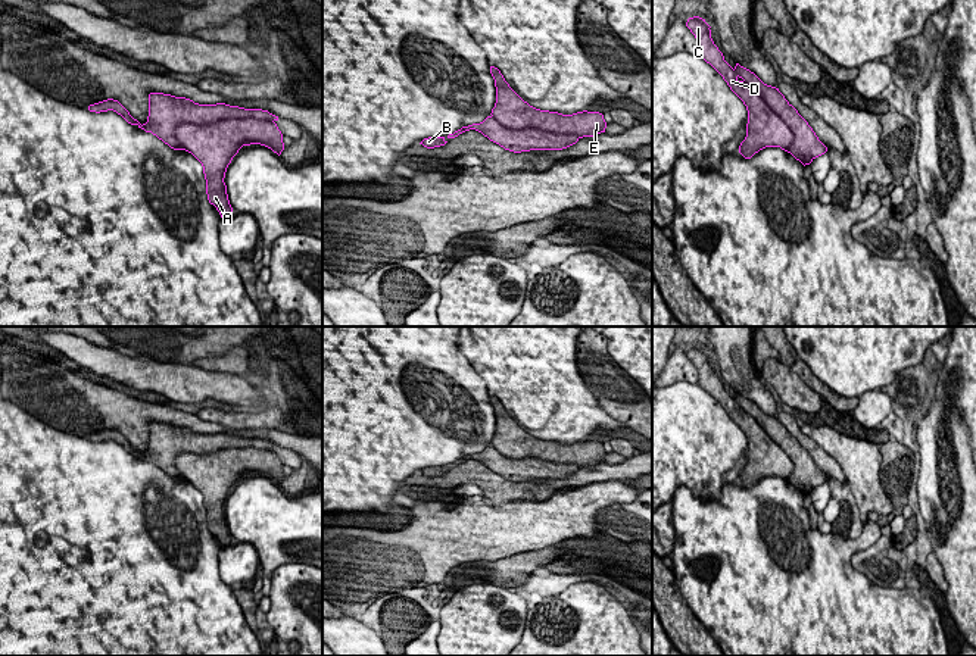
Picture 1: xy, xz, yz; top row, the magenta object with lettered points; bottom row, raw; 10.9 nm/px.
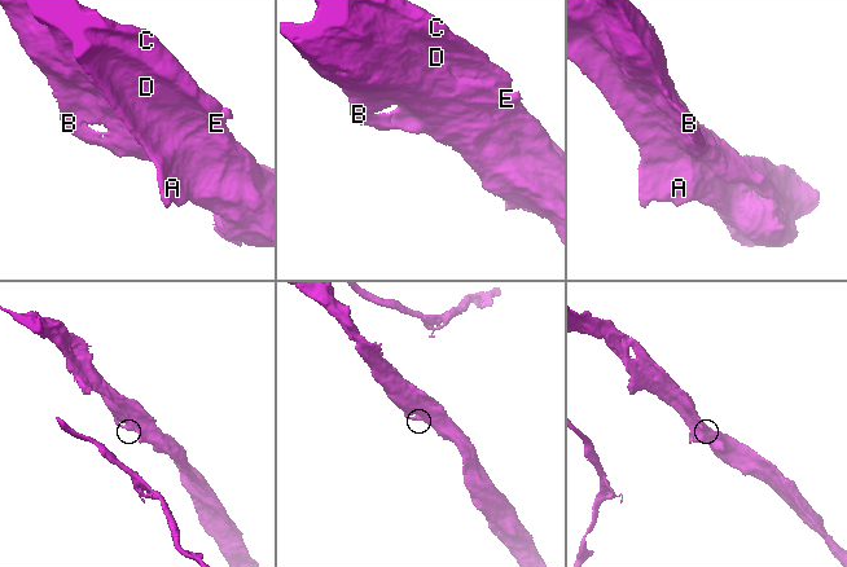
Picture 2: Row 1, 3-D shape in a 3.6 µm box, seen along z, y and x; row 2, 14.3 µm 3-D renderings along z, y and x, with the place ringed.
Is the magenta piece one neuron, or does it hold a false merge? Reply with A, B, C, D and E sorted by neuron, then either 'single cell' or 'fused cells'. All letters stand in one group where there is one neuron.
A C D E / B; fused cells

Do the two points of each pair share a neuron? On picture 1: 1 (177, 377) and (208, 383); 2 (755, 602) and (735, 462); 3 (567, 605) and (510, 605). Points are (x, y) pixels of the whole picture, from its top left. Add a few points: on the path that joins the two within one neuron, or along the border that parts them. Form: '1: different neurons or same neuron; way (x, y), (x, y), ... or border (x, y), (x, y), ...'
1: same neuron; way (184, 383), (200, 383)
2: different neurons; border (732, 483), (726, 483), (719, 490)
3: different neurons; border (529, 609), (520, 640)

